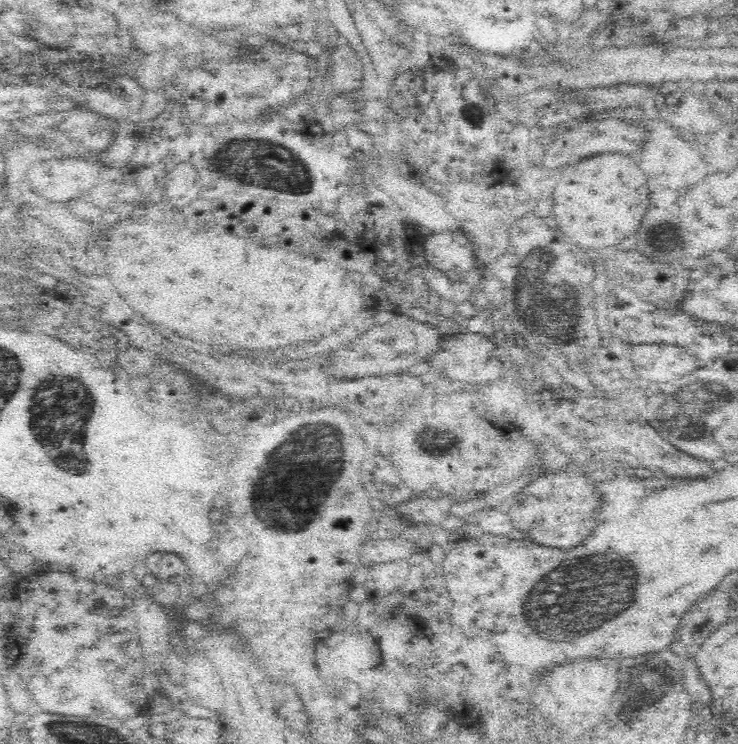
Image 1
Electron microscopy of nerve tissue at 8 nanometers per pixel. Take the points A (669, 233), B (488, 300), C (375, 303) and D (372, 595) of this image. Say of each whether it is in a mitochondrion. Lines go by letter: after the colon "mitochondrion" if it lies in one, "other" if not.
A: mitochondrion
B: other
C: other
D: other

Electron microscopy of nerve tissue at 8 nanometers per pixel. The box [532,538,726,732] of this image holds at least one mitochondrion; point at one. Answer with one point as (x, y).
(648, 682)

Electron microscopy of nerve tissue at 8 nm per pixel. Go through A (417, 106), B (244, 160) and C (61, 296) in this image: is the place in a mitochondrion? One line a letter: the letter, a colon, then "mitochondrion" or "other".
A: other
B: mitochondrion
C: other

